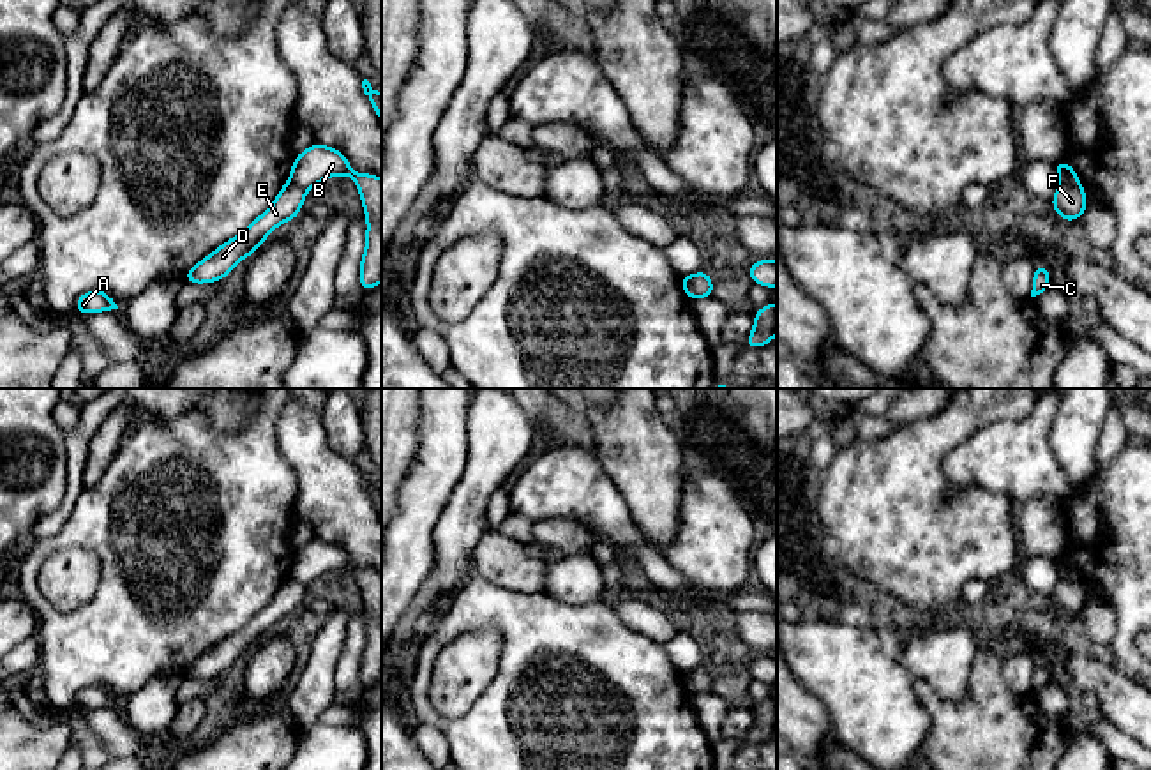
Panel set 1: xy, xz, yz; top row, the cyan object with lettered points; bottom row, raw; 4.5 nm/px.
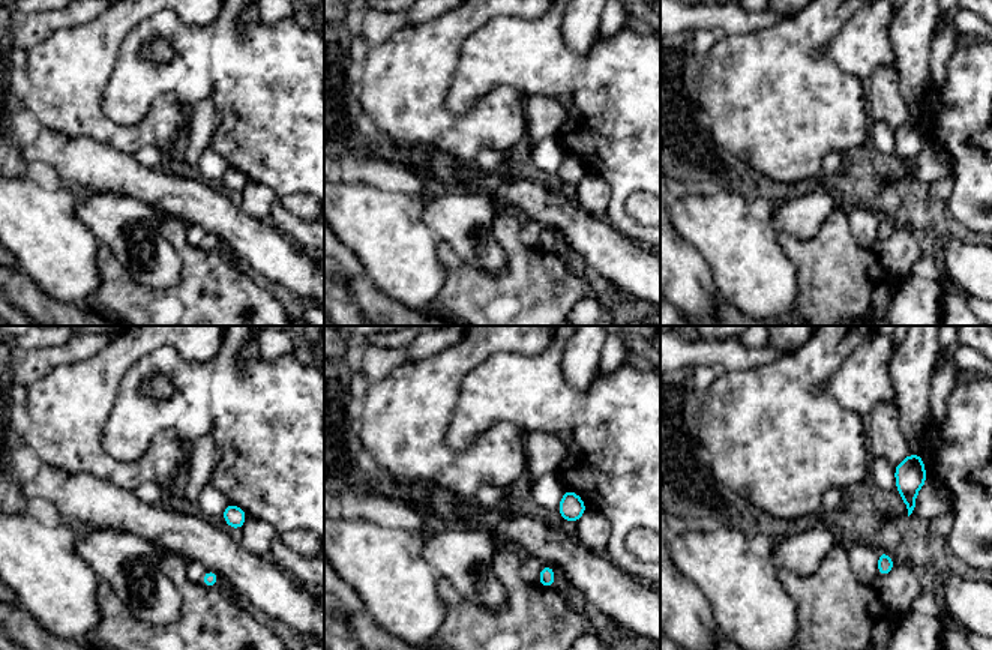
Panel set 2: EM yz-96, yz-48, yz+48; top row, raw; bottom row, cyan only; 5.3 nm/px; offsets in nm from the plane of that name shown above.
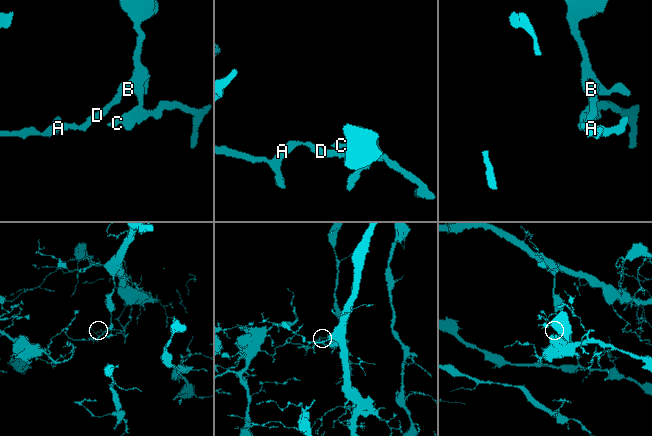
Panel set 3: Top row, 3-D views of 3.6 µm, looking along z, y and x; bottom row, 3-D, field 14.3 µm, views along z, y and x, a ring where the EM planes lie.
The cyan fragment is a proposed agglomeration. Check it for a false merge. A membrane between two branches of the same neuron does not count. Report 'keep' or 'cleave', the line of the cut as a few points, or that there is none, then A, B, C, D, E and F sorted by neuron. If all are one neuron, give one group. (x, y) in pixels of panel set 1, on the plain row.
cleave | yz (1060, 576), (1081, 581) | A D E F / B C

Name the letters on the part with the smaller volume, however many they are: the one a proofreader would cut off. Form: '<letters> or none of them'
A, D, E, F

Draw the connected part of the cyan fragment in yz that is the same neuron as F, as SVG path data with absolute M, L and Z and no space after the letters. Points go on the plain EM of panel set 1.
M1061 579L1050 597L1050 602L1064 616L1080 615L1086 609L1086 586L1082 581Z

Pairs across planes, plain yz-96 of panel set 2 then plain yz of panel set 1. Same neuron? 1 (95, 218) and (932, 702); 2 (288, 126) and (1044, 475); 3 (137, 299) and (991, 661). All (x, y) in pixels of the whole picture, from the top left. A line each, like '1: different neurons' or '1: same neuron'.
1: different neurons
2: same neuron
3: same neuron

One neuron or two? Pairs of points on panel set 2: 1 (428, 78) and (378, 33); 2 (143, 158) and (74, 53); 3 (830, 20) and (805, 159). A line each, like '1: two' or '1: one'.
1: two
2: two
3: one

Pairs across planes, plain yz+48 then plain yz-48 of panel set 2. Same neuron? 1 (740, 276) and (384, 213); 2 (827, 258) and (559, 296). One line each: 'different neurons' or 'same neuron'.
1: same neuron
2: same neuron

